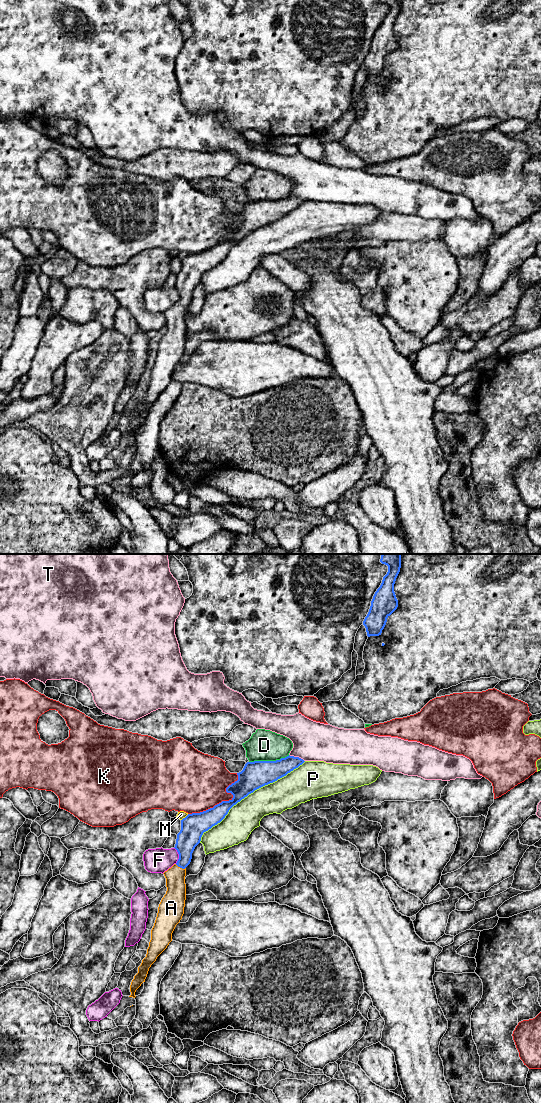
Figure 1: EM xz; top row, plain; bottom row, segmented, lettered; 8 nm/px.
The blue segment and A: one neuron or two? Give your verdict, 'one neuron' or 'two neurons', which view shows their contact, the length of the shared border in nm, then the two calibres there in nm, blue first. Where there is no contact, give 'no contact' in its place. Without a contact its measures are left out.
one neuron; contact in xz; length 90 nm; calibres 180 and 170 nm

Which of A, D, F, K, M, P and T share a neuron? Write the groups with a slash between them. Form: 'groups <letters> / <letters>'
groups A / D / F / K / M / P / T

